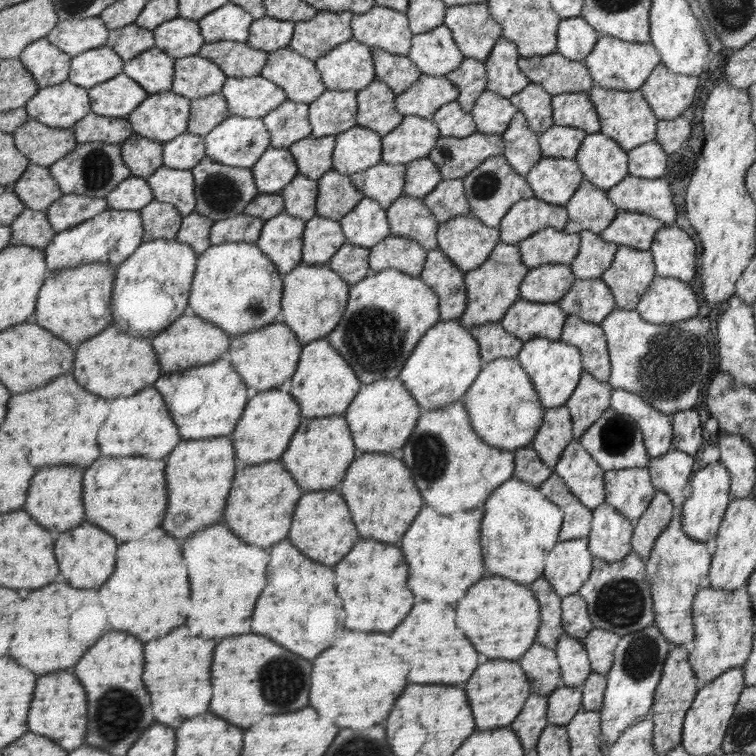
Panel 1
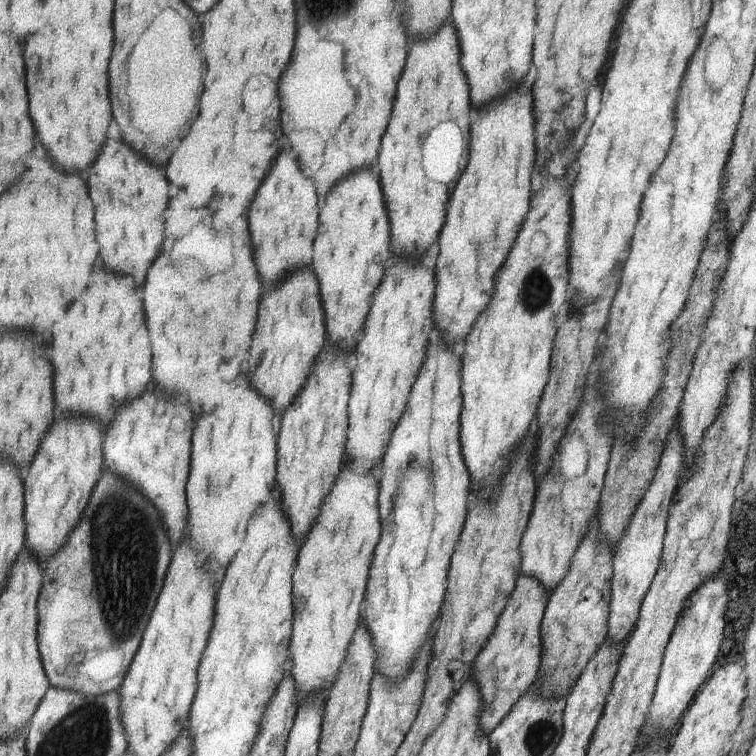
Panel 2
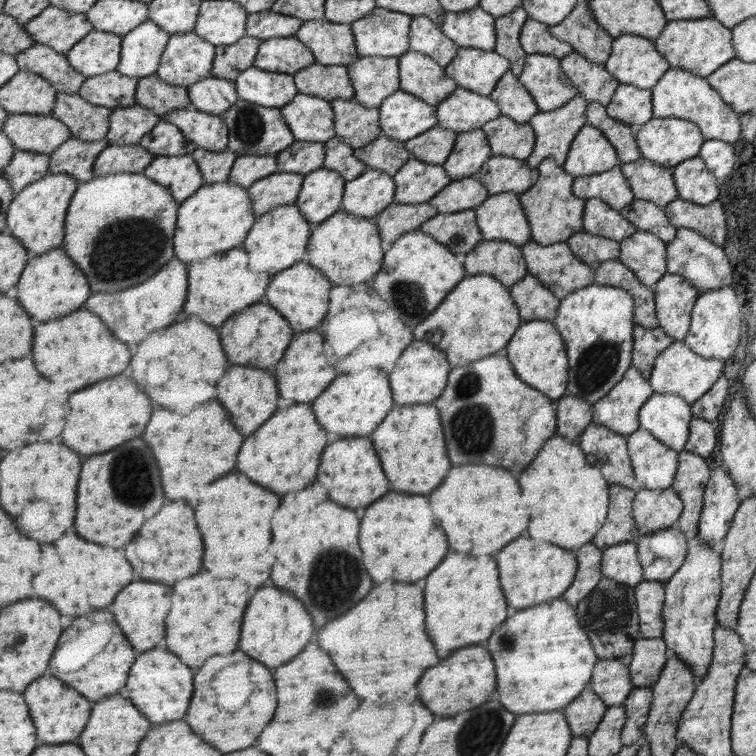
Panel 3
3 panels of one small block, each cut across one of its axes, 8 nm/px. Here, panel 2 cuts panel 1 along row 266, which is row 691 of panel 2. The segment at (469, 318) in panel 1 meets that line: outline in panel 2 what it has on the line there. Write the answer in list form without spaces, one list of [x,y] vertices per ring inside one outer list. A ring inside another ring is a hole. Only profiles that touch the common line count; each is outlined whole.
[[[521,574],[496,630],[476,658],[473,676],[485,708],[480,714],[480,732],[483,735],[490,736],[512,712],[521,697],[539,680],[544,651],[541,629],[548,598],[549,591],[545,591],[537,579]]]

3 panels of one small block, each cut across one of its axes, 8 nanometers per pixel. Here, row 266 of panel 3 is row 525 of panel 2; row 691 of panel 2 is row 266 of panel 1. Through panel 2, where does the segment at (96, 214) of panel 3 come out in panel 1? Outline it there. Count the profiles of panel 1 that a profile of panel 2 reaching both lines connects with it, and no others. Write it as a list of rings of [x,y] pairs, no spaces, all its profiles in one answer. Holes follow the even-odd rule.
[[[87,263],[69,269],[61,269],[49,273],[45,284],[39,293],[36,312],[33,321],[52,331],[57,337],[73,344],[73,349],[78,350],[81,343],[88,341],[104,332],[114,322],[114,309],[112,307],[113,290],[116,289],[117,268],[109,263]]]

